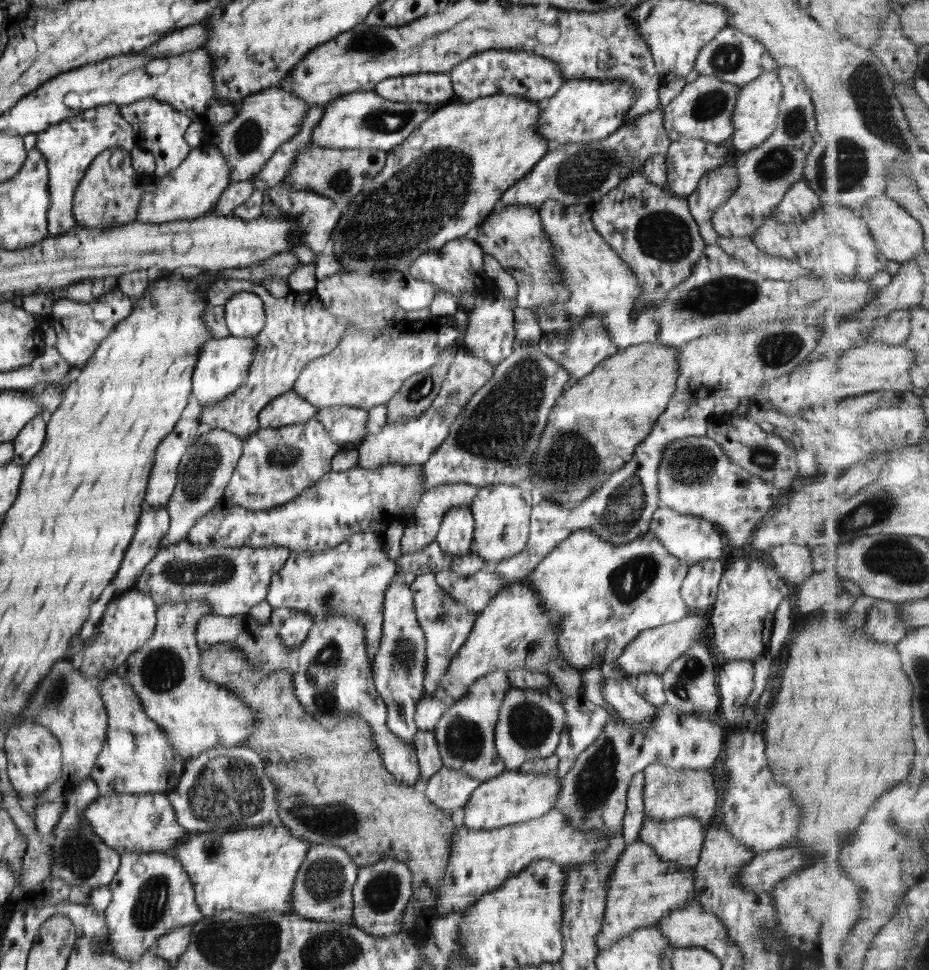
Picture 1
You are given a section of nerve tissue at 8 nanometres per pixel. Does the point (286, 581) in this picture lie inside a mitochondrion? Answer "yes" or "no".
no

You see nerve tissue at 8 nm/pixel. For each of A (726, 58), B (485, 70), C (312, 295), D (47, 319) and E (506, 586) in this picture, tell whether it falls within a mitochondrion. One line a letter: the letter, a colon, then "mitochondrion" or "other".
A: mitochondrion
B: mitochondrion
C: other
D: other
E: other

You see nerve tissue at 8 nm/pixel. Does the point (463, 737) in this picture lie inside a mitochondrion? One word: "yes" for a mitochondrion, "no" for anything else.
yes

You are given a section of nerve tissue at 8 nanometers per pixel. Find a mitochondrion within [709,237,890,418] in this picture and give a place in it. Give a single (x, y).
(779, 349)

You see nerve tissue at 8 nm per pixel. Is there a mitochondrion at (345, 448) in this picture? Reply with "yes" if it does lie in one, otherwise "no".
no

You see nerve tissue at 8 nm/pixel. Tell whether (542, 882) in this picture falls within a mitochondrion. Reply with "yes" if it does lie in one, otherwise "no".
no

